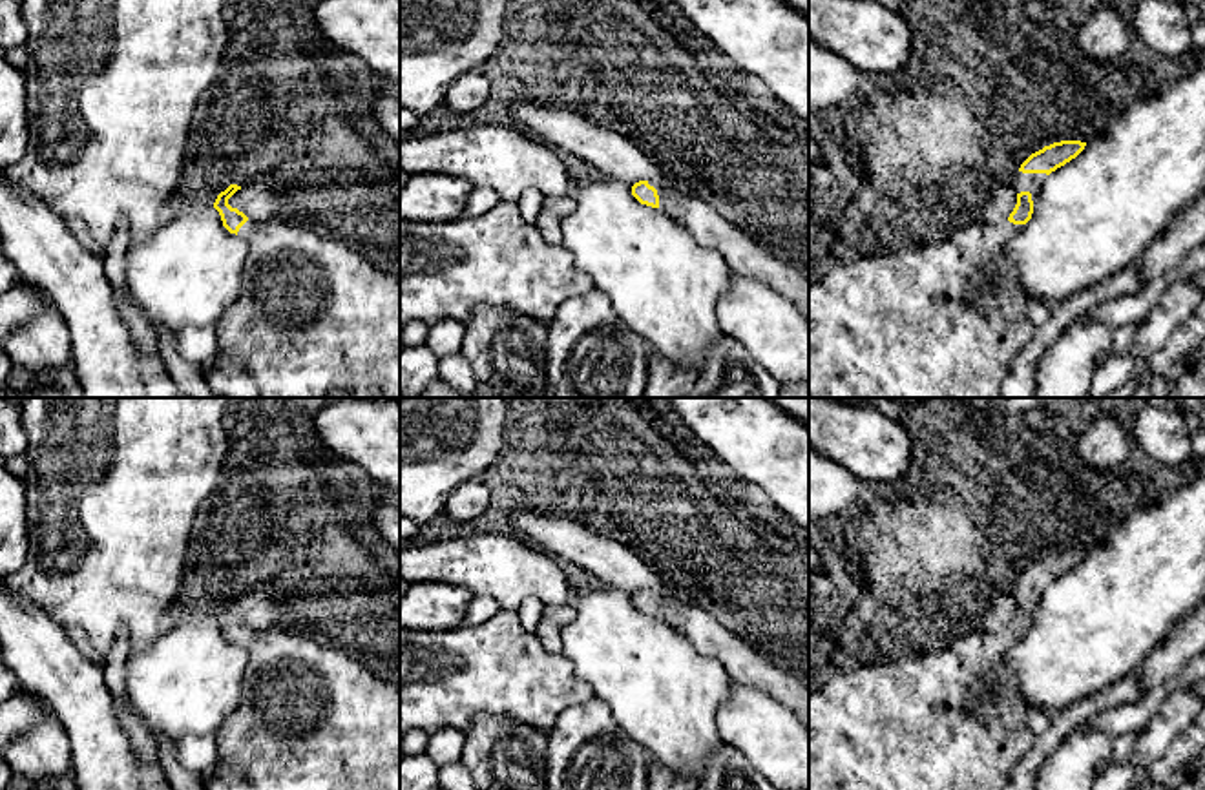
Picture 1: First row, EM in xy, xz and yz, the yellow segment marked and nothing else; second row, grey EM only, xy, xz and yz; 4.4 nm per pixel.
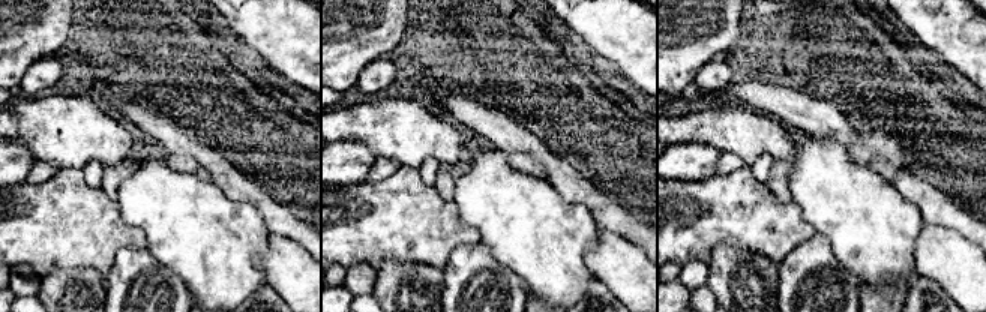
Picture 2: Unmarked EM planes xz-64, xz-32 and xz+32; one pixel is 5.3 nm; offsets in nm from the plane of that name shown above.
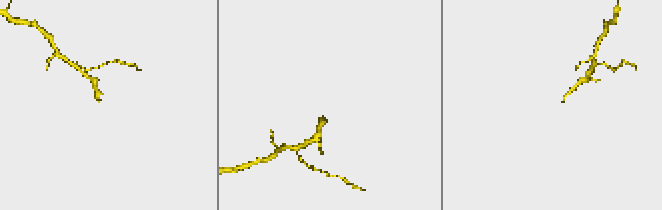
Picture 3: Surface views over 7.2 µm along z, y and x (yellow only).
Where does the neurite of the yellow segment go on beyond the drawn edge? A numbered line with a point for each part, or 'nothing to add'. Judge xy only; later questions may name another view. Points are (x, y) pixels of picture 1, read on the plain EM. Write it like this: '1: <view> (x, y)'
1: xy (311, 717)

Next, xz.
1: xz (676, 593)

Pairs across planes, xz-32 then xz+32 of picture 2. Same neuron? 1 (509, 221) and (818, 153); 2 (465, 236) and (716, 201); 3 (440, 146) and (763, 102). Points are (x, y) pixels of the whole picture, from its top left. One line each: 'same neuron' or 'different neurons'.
1: same neuron
2: same neuron
3: different neurons

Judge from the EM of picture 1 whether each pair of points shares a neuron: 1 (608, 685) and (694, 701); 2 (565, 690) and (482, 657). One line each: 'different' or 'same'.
1: same
2: same

